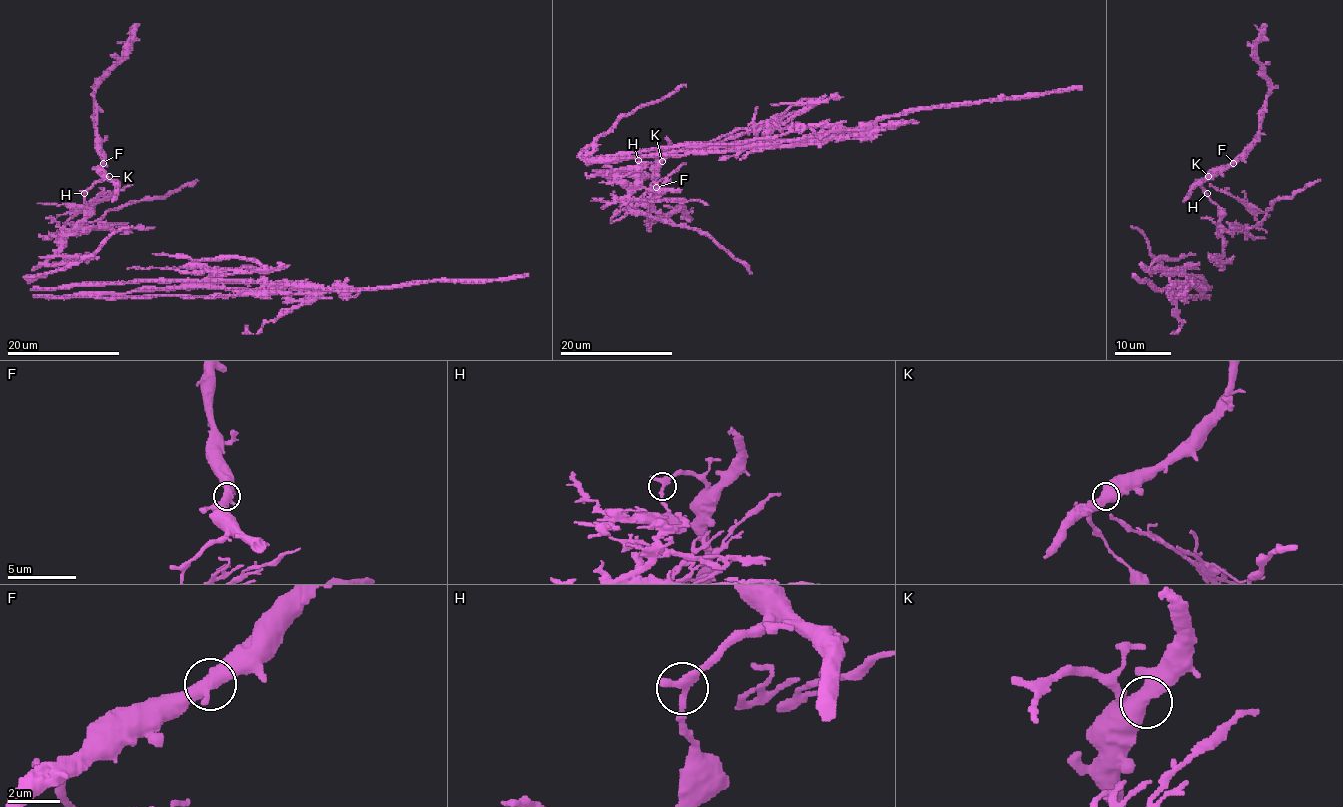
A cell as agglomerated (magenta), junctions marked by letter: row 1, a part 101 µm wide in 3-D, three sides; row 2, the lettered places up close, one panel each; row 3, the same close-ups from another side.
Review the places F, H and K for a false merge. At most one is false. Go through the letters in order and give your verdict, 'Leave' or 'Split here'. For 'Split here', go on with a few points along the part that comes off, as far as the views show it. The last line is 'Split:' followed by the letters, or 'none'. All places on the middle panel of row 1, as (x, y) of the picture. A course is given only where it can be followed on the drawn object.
F: Leave
H: Split here
K: Leave
Split: H

